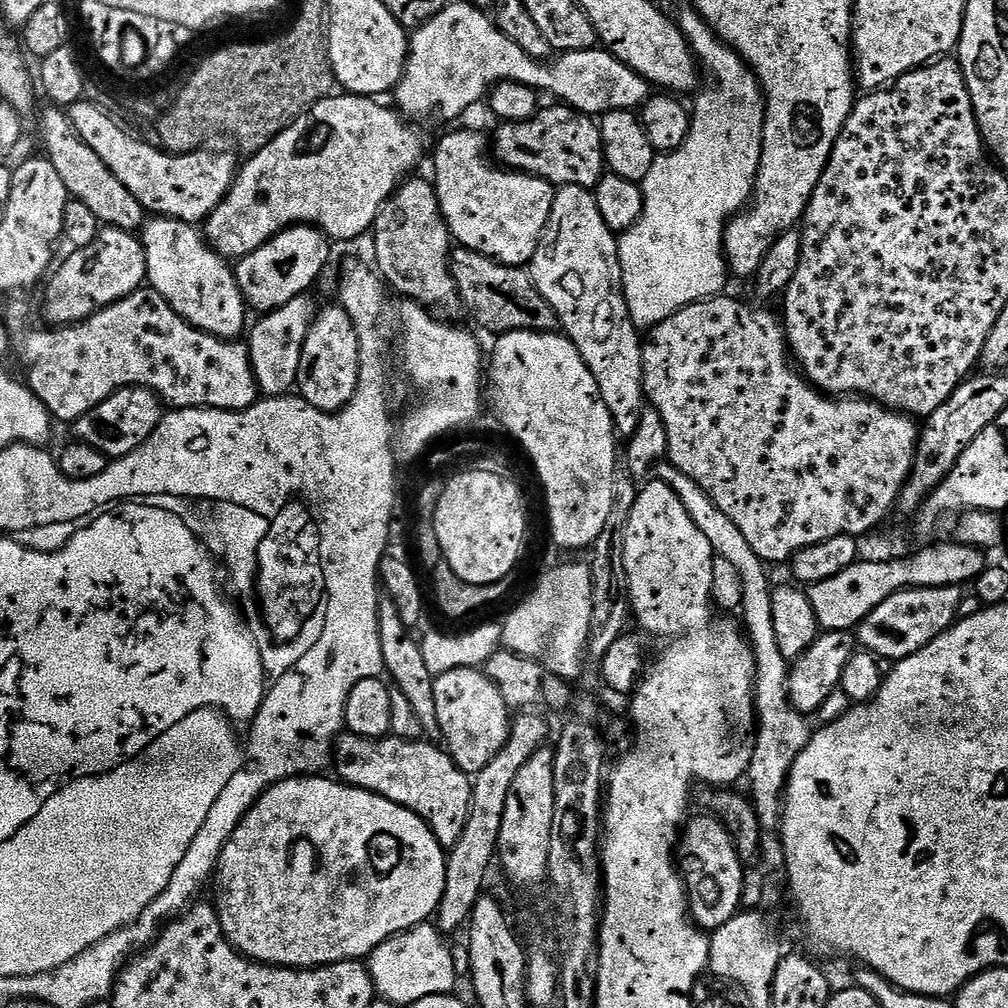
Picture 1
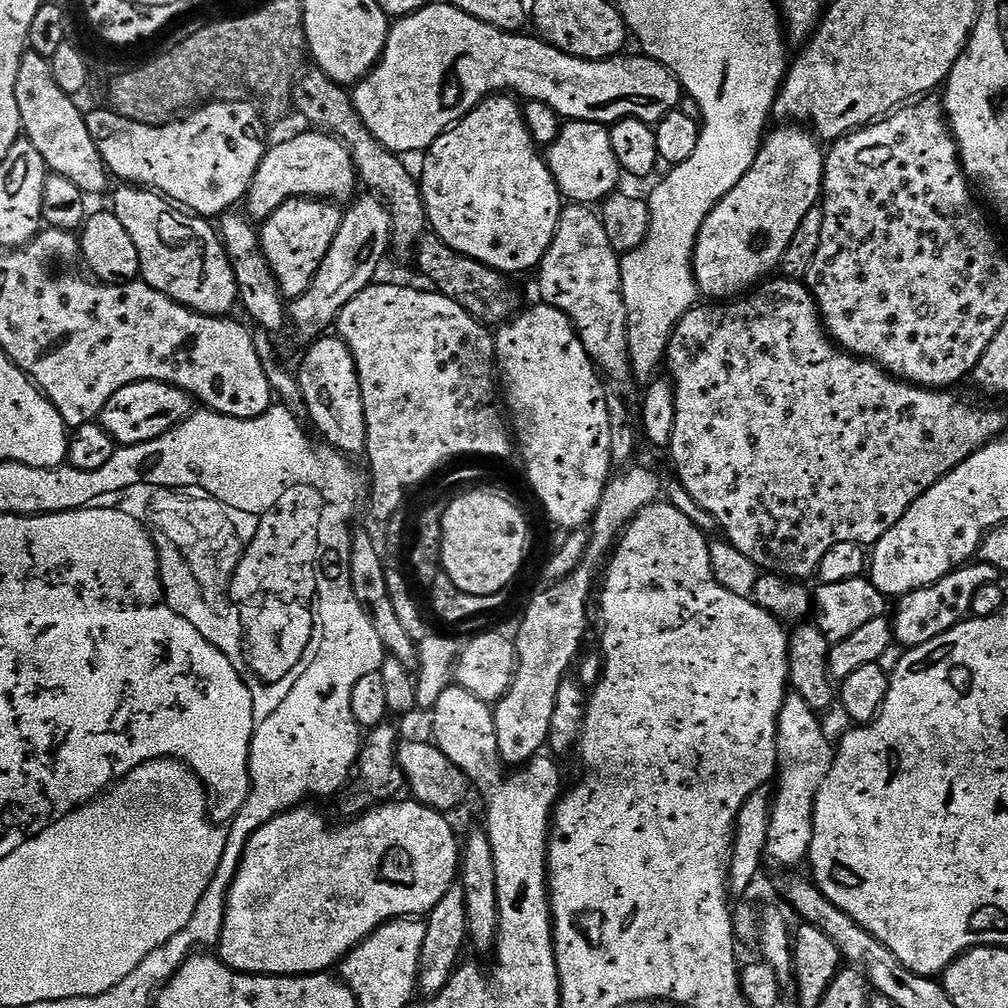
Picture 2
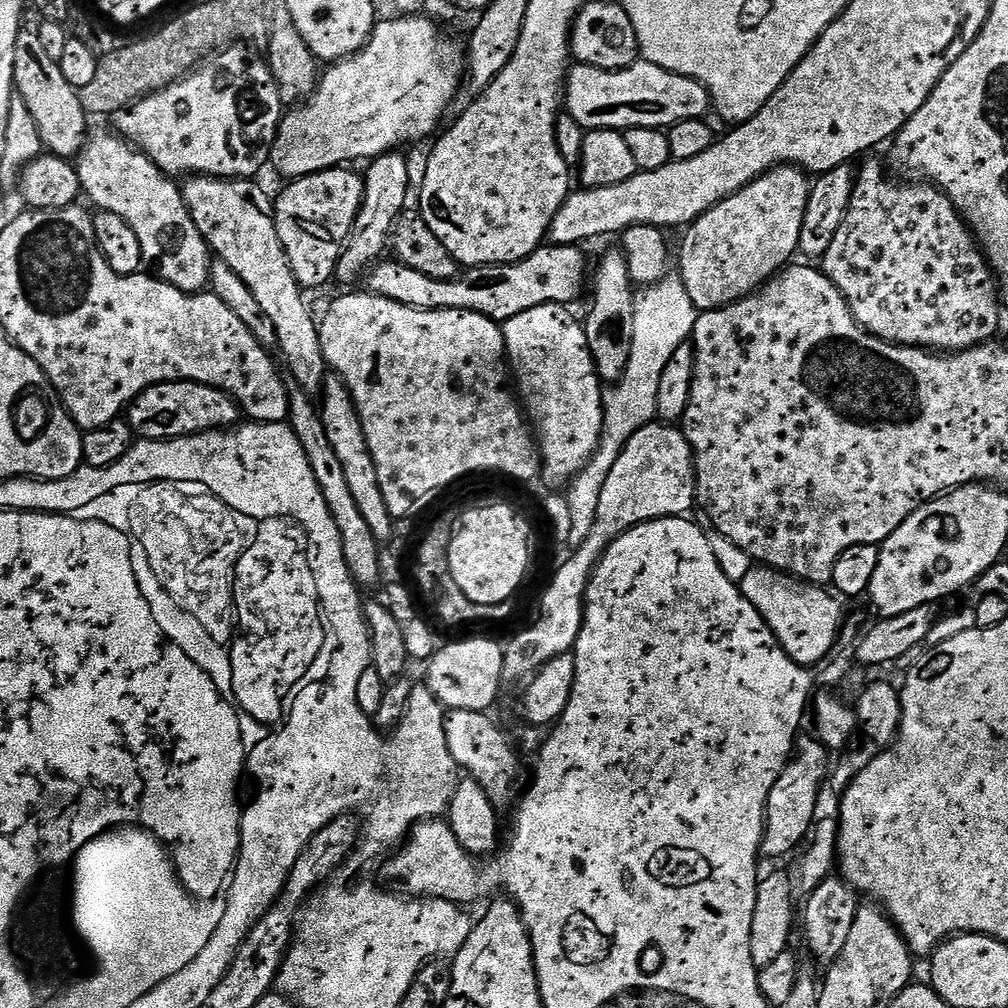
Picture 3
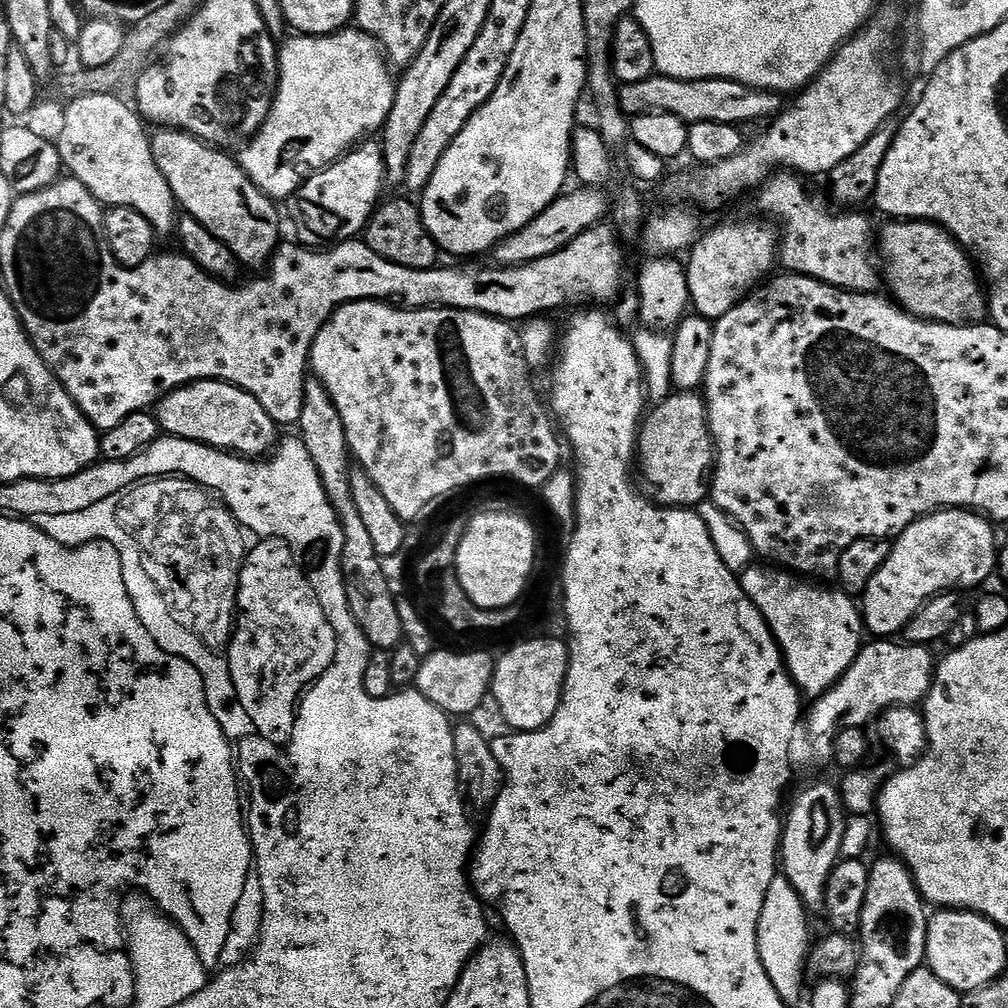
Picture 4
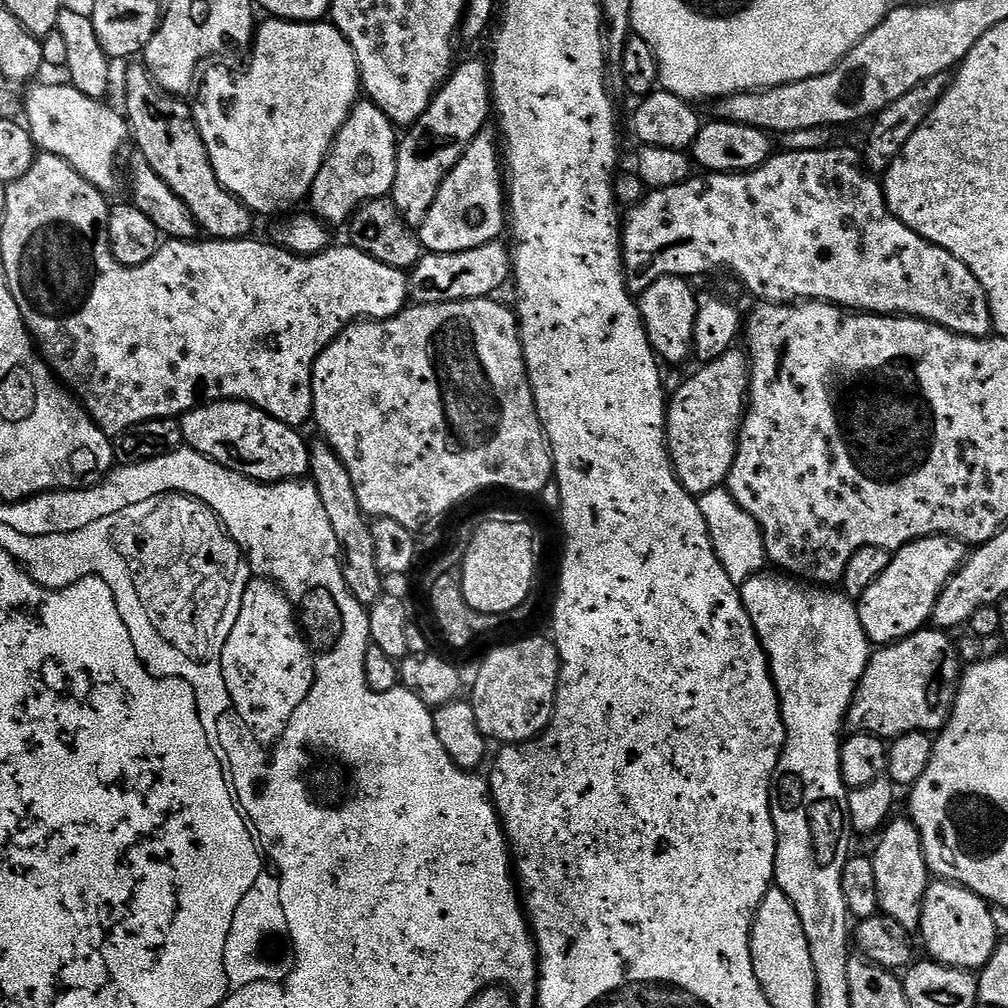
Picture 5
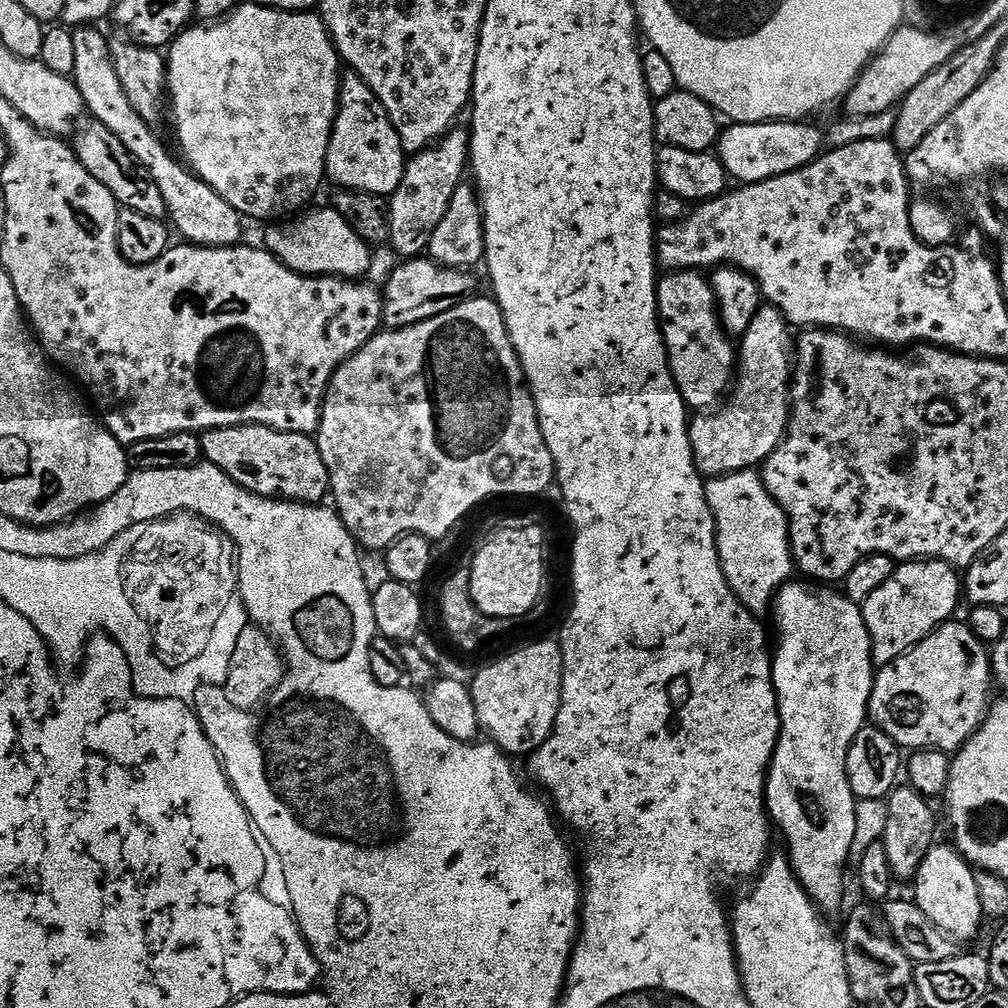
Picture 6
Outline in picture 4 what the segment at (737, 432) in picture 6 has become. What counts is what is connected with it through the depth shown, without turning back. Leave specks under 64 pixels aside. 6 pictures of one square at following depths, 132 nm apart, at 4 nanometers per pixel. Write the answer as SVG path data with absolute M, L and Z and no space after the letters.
M676 392L659 401L656 408L645 415L638 441L638 468L644 471L644 480L656 488L655 499L665 508L695 509L710 496L710 477L714 471L714 445L708 428L708 405L703 395L696 392Z

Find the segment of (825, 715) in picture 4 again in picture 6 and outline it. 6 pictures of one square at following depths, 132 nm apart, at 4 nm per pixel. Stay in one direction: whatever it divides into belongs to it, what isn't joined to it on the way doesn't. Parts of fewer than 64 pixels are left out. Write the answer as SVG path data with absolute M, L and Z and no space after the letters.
M956 623L941 624L926 639L898 657L895 664L883 665L875 673L872 697L868 703L871 723L882 729L901 749L939 748L941 752L955 754L980 729L988 715L988 695L994 692L989 649L973 634L967 623Z

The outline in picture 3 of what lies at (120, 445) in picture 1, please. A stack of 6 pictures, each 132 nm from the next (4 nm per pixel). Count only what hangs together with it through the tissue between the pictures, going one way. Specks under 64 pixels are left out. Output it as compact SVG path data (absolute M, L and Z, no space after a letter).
M193 380L155 384L153 388L147 388L126 409L128 425L137 437L145 440L177 440L179 436L228 430L241 419L241 416L240 405L223 390L209 384L195 384Z

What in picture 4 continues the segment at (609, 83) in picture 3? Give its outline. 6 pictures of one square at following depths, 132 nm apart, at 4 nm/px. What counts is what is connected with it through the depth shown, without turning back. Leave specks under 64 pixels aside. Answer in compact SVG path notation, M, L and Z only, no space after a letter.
M653 74L649 80L637 84L625 84L618 92L618 107L621 112L635 118L648 112L665 112L685 120L689 126L698 122L722 122L745 126L755 120L771 121L786 107L786 100L778 92L761 92L733 80L675 80L669 76Z

